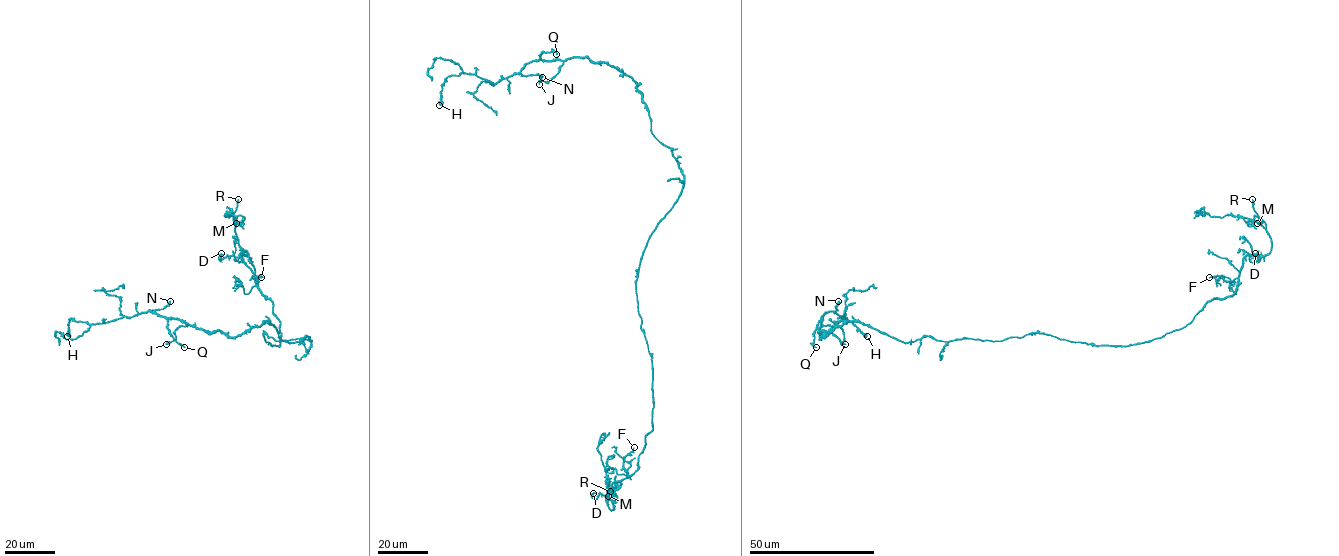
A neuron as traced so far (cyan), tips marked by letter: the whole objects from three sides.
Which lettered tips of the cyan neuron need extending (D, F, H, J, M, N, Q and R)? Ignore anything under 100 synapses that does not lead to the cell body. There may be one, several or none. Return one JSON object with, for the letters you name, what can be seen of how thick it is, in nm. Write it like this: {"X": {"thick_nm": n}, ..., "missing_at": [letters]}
{"R": {"thick_nm": 300}, "missing_at": ["R"]}

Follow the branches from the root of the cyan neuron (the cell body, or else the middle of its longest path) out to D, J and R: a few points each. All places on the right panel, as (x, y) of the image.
D: (992, 341), (1043, 333), (1095, 345), (1149, 342), (1230, 296), (1242, 259), (1259, 260), (1255, 253)
J: (992, 341), (923, 336), (902, 342), (854, 321), (845, 321), (826, 336), (819, 329), (838, 326), (845, 344)
R: (992, 341), (1043, 333), (1129, 346), (1185, 327), (1208, 302), (1233, 293), (1247, 255), (1271, 251), (1252, 199)

